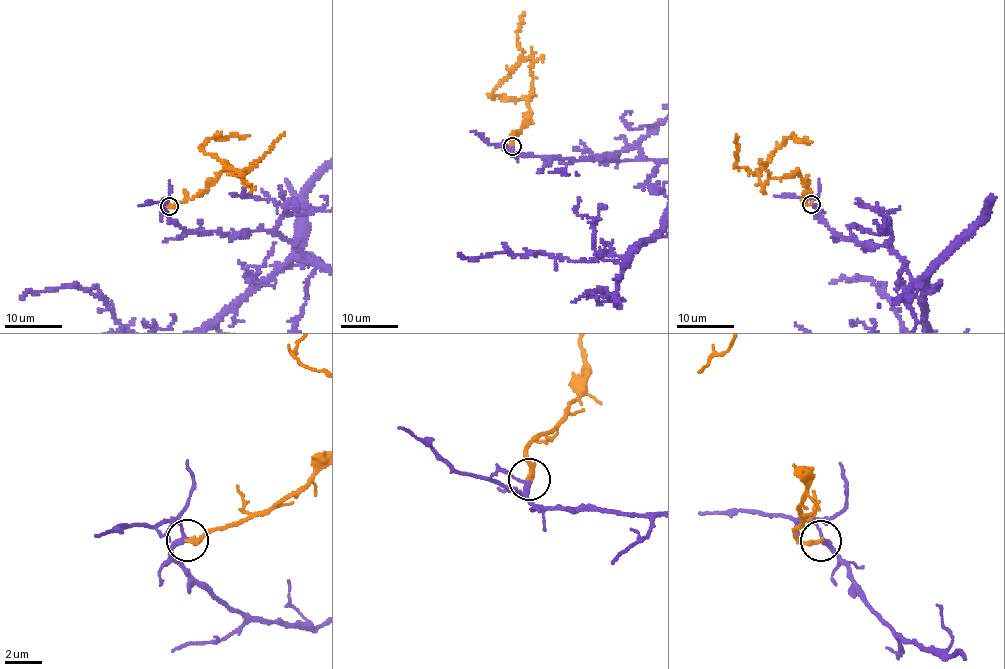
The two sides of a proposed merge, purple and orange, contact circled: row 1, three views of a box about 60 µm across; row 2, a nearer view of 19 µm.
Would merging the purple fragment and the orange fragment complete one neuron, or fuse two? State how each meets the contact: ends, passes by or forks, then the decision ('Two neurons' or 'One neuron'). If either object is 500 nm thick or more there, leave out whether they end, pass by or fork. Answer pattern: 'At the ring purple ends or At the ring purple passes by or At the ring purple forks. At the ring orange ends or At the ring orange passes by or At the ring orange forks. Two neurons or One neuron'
At the ring purple passes by. At the ring orange ends. One neuron

